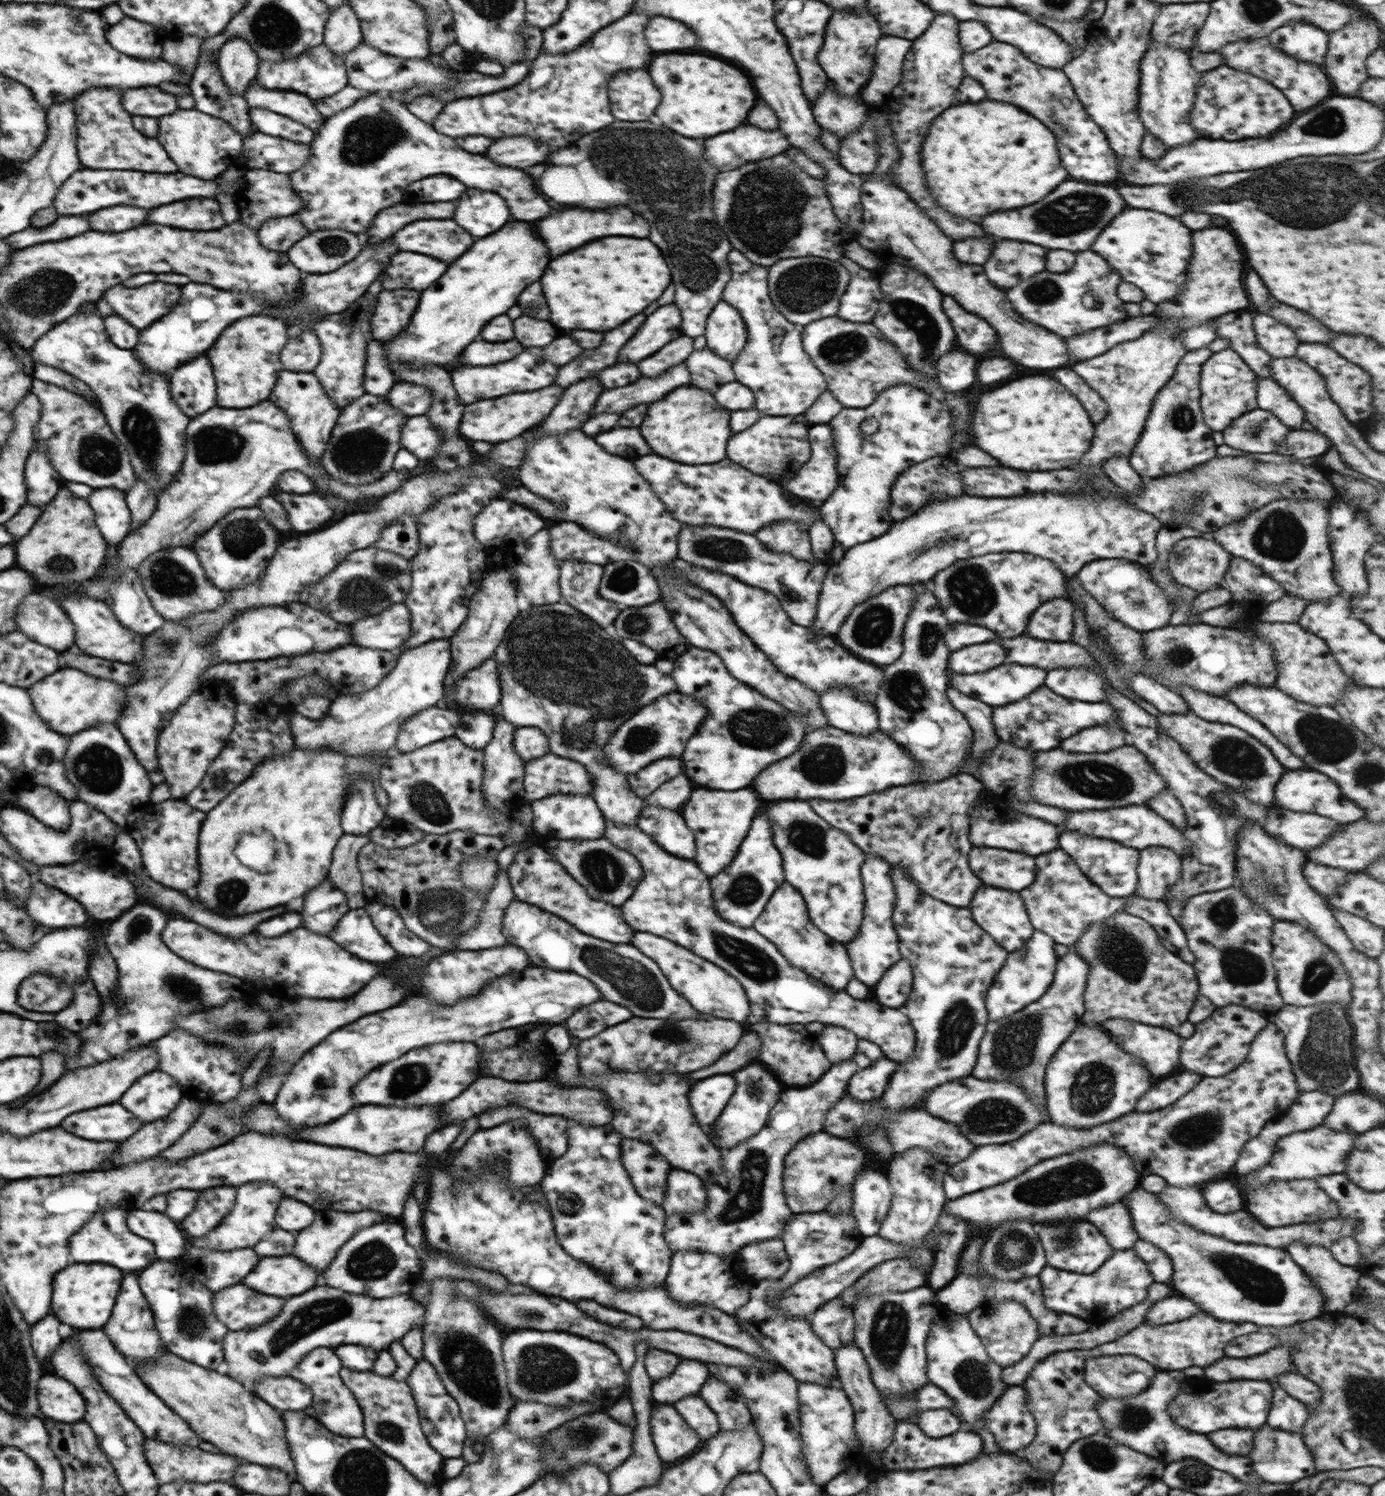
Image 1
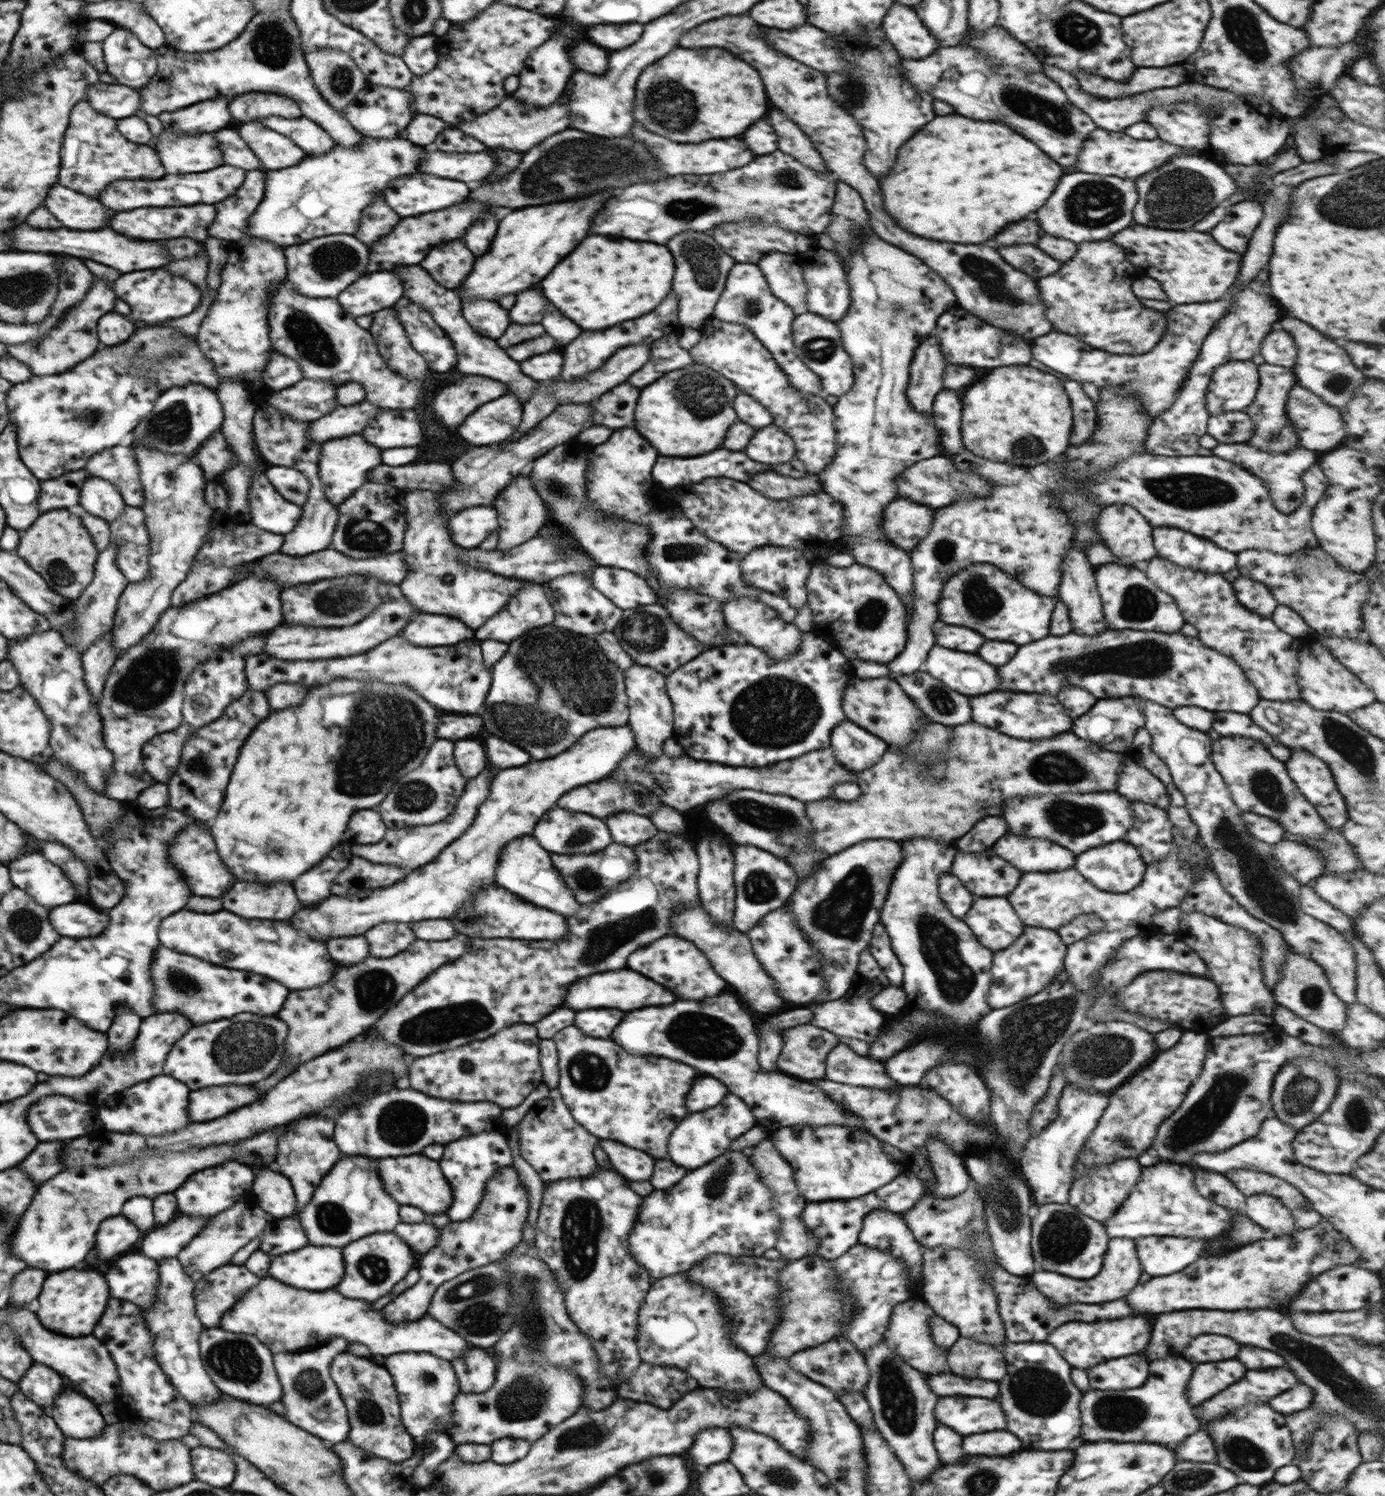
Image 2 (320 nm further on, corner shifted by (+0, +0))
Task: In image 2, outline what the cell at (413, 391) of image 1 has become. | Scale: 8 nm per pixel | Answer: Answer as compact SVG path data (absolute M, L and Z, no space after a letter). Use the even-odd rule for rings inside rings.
M367 400L350 406L340 405L322 418L308 423L307 436L320 445L333 438L352 436L362 432L366 422L376 416L380 409Z

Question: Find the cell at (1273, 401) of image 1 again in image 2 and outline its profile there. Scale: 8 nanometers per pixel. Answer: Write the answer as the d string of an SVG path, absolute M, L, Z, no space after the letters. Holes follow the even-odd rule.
M1298 384L1290 389L1287 400L1287 415L1299 434L1299 444L1308 450L1318 452L1324 452L1330 448L1334 450L1342 442L1342 438L1346 436L1344 420L1342 420L1340 412L1324 402L1317 394Z

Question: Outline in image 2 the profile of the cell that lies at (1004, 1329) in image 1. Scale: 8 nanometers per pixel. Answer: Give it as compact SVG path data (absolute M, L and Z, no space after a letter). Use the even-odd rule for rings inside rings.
M959 1337L958 1340L949 1348L947 1352L947 1363L951 1368L951 1372L964 1378L981 1378L982 1380L1002 1380L1007 1374L1006 1361L1004 1360L1003 1348L1006 1346L1007 1340L1003 1344L984 1344L976 1342L973 1338Z

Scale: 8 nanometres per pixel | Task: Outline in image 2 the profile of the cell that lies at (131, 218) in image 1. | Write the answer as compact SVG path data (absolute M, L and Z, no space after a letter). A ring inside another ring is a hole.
M55 184L50 188L46 206L66 228L72 230L100 230L106 226L104 206L96 200L86 198L71 188Z

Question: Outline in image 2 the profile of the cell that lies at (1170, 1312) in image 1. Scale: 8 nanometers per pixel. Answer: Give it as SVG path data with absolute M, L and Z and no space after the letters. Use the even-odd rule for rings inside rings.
M1144 1316L1124 1318L1124 1320L1114 1320L1114 1322L1094 1322L1094 1324L1070 1322L1070 1324L1056 1328L1052 1334L1048 1335L1046 1342L1050 1342L1064 1356L1064 1360L1072 1364L1072 1367L1090 1368L1110 1358L1120 1358L1120 1356L1142 1352L1150 1342L1150 1332L1152 1332L1152 1322Z

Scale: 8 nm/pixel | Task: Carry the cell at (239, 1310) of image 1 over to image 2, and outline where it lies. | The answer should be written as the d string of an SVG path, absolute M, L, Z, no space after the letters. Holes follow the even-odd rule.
M228 1263L195 1281L195 1311L204 1328L220 1327L222 1315L260 1279L247 1266Z

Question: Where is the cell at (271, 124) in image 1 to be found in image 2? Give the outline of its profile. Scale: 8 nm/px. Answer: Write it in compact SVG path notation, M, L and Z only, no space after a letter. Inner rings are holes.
M258 122L242 124L238 134L258 156L261 169L280 170L298 164L307 154L290 138Z

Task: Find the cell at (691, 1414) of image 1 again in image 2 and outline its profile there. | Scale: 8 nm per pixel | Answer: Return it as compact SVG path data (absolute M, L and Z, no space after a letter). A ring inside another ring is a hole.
M706 1428L706 1430L700 1431L700 1434L693 1440L692 1446L688 1450L688 1458L694 1458L691 1462L696 1462L700 1466L711 1466L712 1464L718 1464L726 1462L730 1458L732 1449L732 1438L728 1434L728 1430L724 1428Z

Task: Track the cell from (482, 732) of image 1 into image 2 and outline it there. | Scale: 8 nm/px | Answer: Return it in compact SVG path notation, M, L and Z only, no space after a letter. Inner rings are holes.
M468 738L456 742L454 748L454 760L460 769L460 774L467 781L478 776L485 768L487 763L482 738Z

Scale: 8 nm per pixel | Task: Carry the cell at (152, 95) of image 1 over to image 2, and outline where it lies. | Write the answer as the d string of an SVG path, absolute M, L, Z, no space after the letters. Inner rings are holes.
M98 82L88 88L85 100L96 112L117 120L134 116L142 110L142 92L124 84Z

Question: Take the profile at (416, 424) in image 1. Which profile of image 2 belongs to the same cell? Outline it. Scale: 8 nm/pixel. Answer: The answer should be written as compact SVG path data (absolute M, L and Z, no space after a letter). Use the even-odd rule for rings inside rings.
M380 409L378 416L374 420L370 420L360 433L370 444L374 444L381 450L413 447L420 444L420 440L422 440L422 428L420 428L418 414L412 410L408 412L408 410Z

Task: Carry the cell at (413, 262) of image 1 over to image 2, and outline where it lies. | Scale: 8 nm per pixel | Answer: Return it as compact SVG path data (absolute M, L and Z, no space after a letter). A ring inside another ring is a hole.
M371 272L347 286L336 299L350 316L366 316L392 307L404 291L396 274Z

